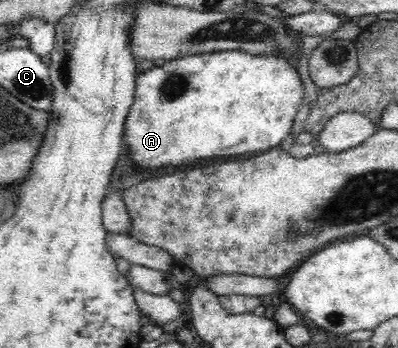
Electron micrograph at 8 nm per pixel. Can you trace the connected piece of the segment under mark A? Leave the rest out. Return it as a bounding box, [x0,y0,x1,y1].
[123,50,303,171]

